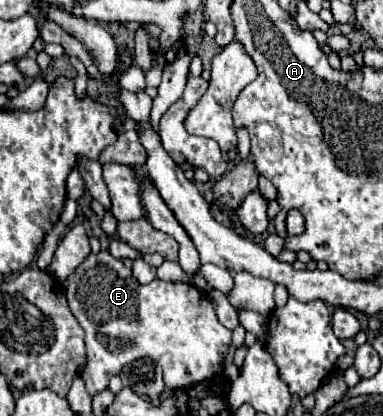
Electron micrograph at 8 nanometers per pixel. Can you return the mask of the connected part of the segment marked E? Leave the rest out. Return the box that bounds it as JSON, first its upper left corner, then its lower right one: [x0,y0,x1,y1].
[61,250,231,396]

